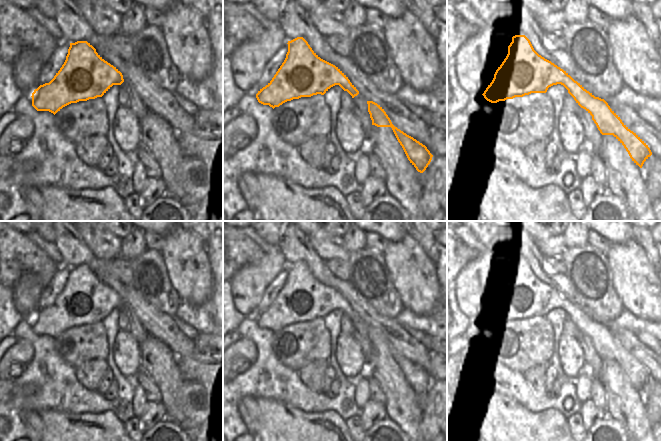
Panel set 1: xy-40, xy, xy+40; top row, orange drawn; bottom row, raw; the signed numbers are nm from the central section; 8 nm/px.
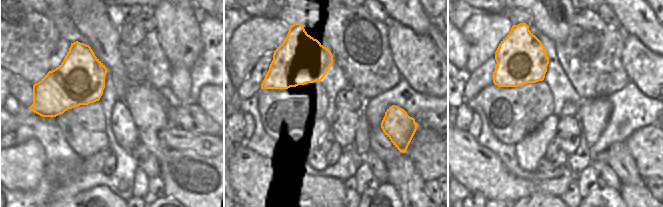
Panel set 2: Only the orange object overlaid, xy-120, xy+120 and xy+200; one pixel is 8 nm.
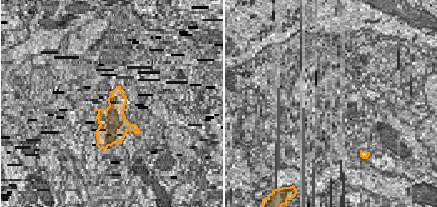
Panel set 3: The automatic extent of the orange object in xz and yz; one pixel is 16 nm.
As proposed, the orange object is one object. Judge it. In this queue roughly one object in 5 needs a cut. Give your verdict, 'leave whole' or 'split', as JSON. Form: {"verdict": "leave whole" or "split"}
{"verdict": "leave whole"}

